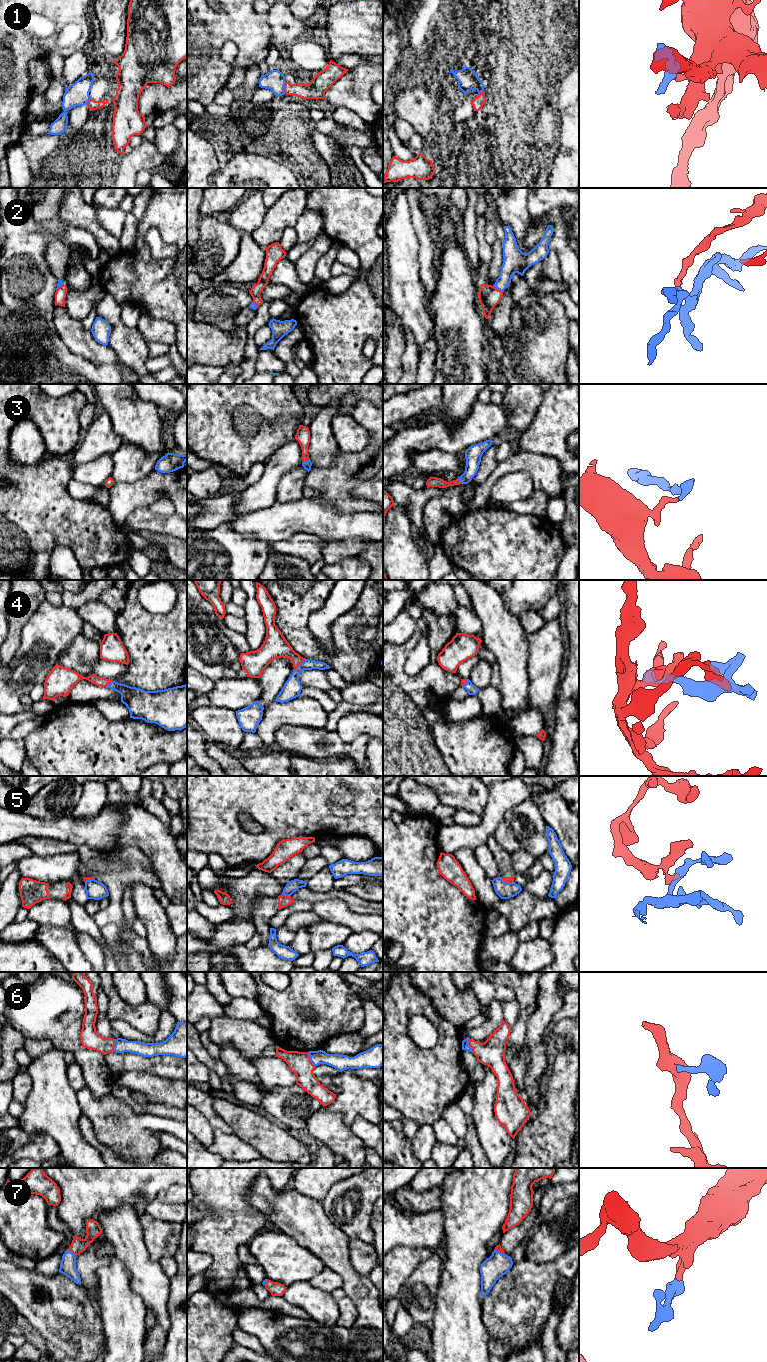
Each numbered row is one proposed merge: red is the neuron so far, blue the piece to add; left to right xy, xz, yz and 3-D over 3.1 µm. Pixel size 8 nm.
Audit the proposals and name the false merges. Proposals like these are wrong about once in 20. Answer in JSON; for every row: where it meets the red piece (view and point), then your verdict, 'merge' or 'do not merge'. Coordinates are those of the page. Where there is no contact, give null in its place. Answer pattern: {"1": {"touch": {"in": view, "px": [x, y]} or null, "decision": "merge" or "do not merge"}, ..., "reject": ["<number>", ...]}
{"1": {"touch": {"in": "xz", "px": [284, 87]}, "decision": "merge"}, "2": {"touch": {"in": "yz", "px": [499, 290]}, "decision": "merge"}, "3": {"touch": {"in": "xz", "px": [306, 459]}, "decision": "merge"}, "4": {"touch": {"in": "xz", "px": [299, 664]}, "decision": "merge"}, "5": {"touch": {"in": "yz", "px": [507, 882]}, "decision": "do not merge"}, "6": {"touch": {"in": "xz", "px": [309, 1059]}, "decision": "merge"}, "7": {"touch": {"in": "xy", "px": [72, 1252]}, "decision": "merge"}, "reject": ["5"]}

